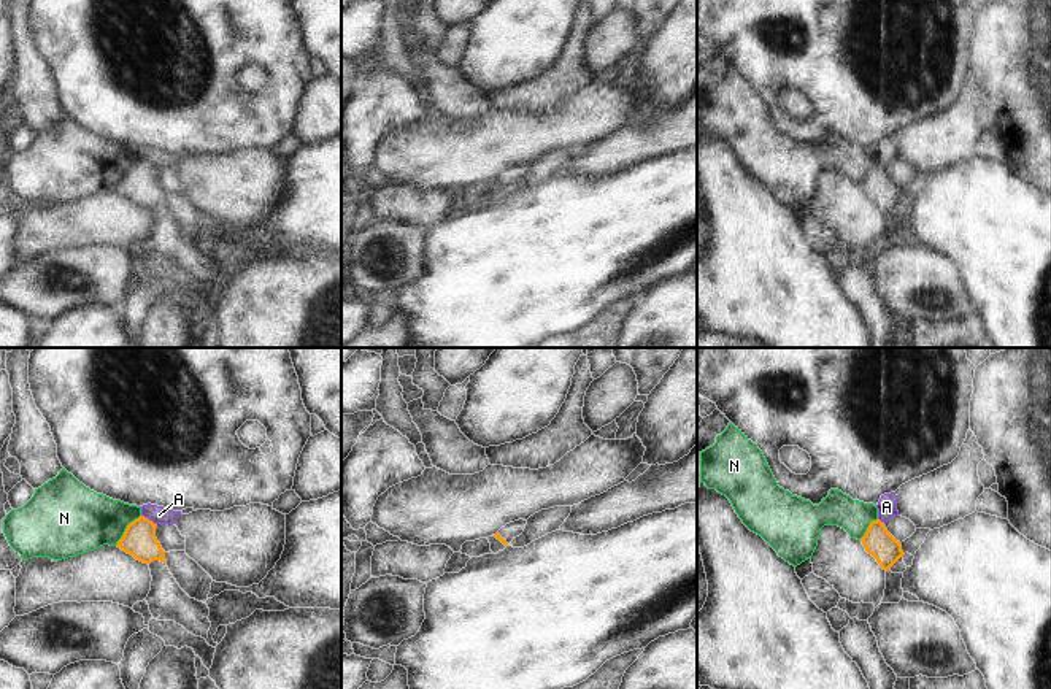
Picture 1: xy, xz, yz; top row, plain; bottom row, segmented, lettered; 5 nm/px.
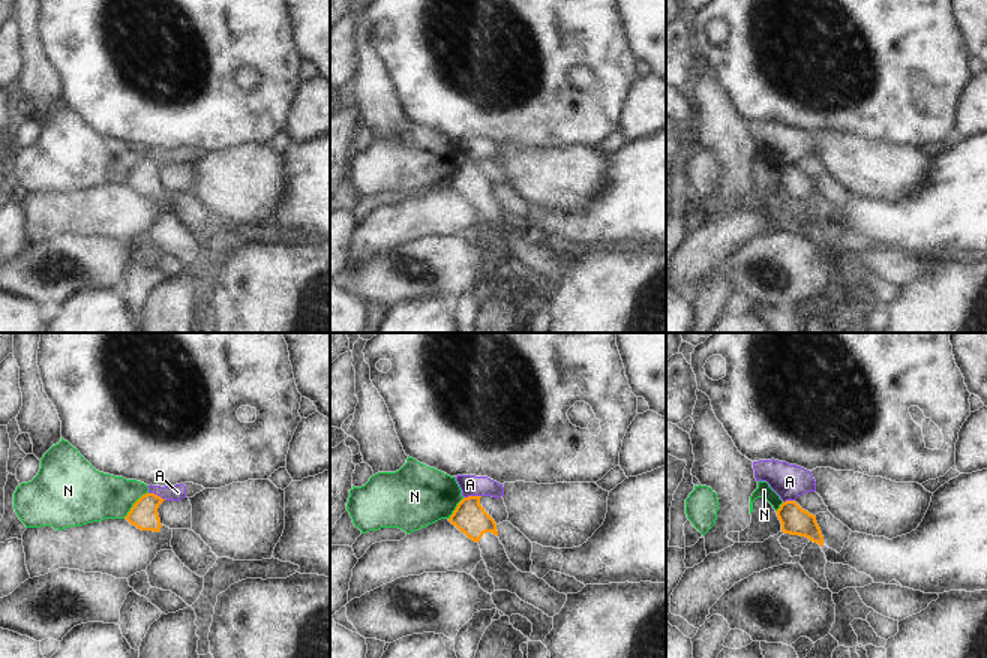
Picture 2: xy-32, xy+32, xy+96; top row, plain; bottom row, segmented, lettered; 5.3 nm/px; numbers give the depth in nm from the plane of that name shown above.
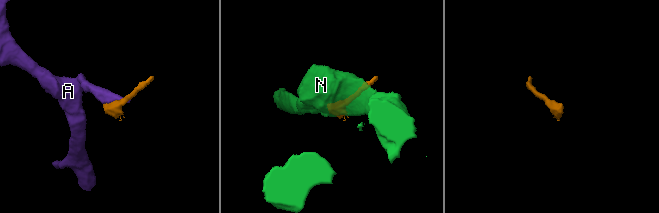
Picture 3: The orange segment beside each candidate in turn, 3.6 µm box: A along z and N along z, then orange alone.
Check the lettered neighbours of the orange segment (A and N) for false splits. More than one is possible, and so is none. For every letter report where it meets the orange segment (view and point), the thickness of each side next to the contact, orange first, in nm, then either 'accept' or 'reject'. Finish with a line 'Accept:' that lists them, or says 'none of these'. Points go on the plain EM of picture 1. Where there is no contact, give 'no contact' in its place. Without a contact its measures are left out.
A: xy (148, 164) | 170/90 nm | reject
N: xy (126, 173) | 170/320 nm | reject
Accept: none of these

